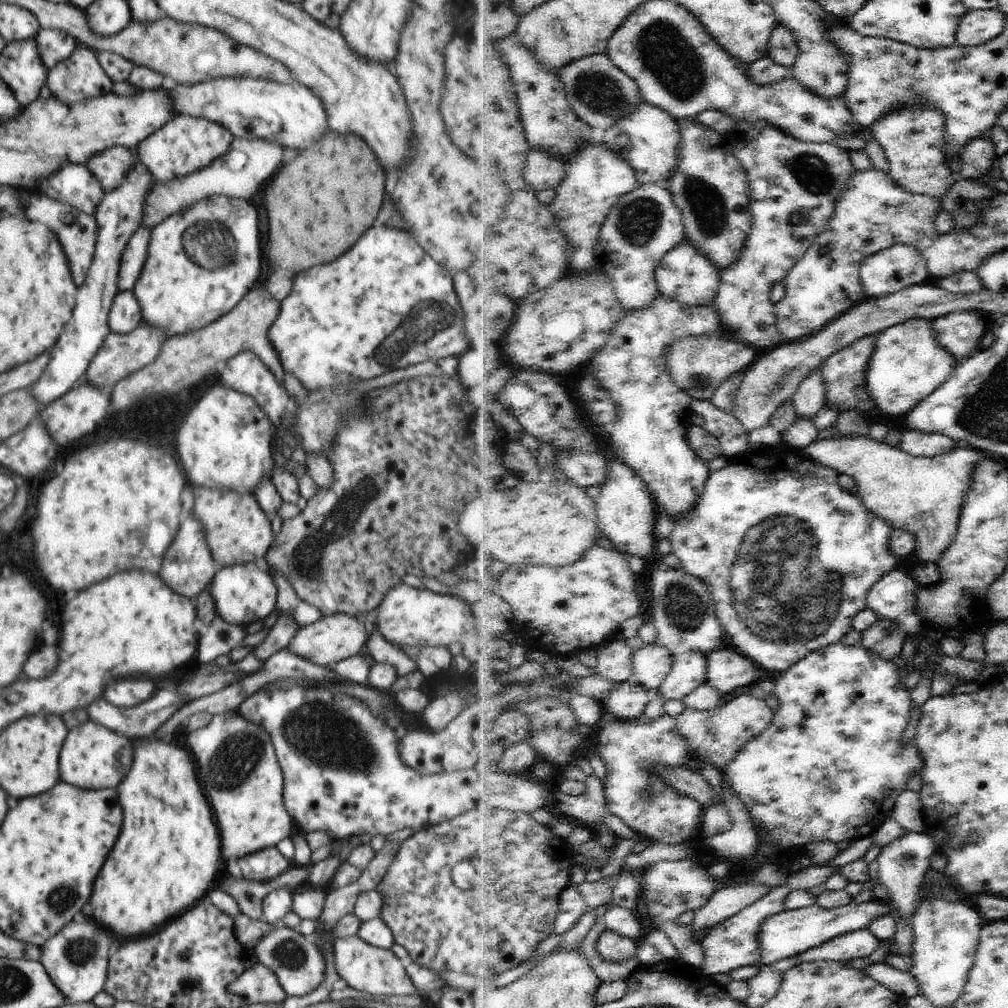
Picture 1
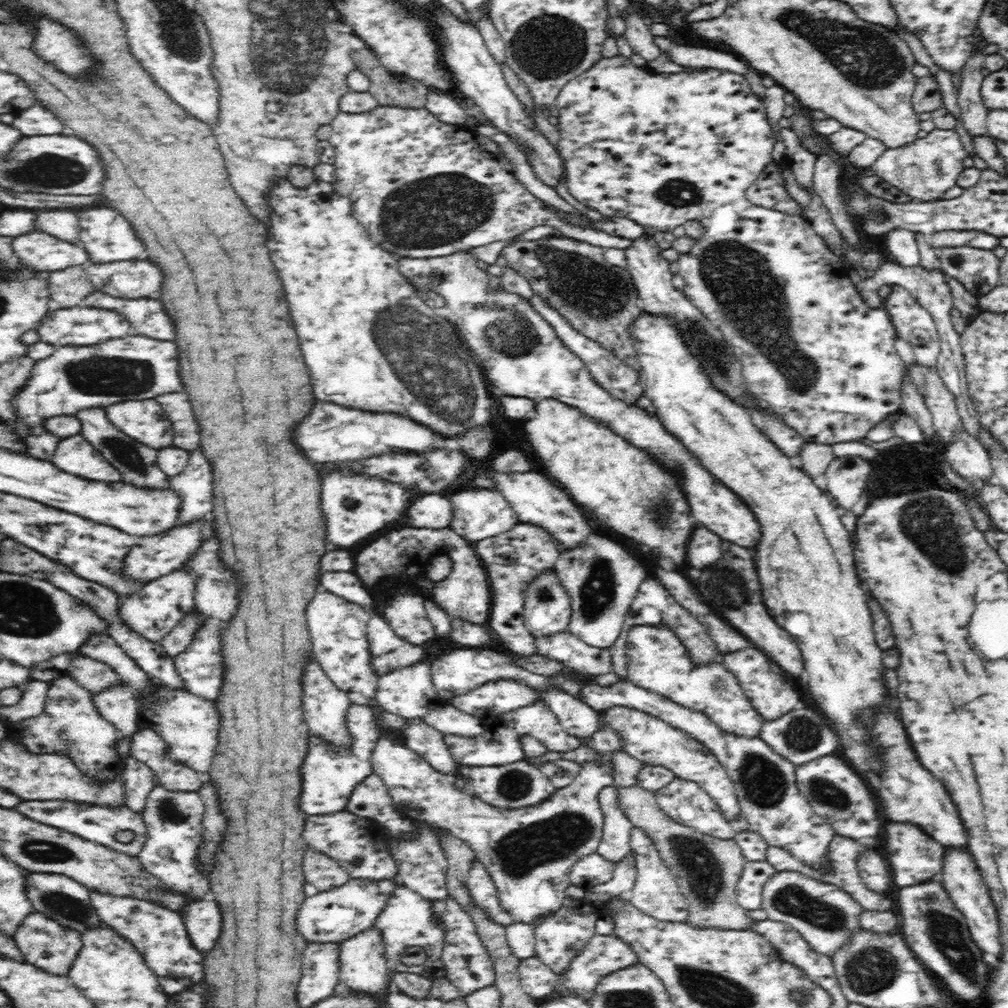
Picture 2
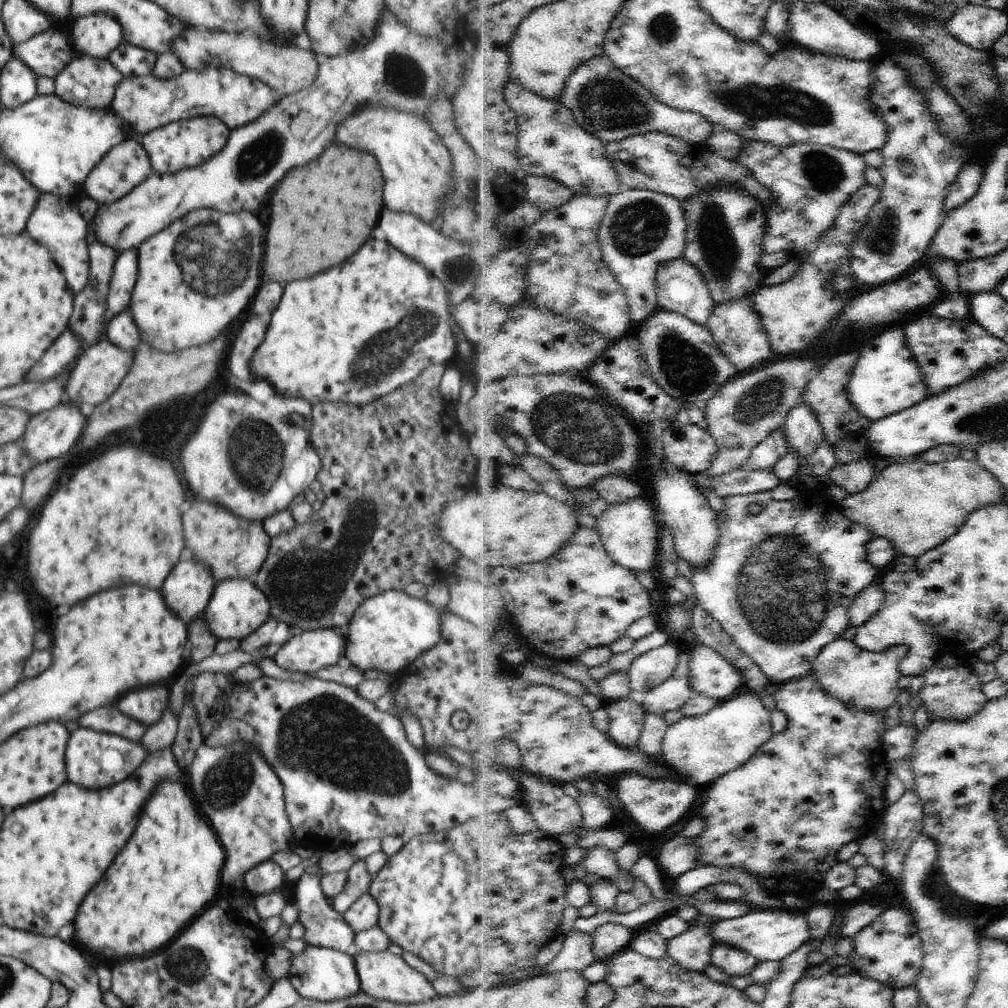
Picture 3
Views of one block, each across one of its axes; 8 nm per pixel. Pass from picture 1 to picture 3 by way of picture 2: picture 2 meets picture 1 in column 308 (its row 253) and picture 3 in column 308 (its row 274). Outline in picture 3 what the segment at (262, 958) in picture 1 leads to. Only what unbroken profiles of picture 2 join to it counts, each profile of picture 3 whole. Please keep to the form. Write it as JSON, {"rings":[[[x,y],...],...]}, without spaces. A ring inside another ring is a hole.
{"rings":[[[307,944],[306,949],[301,953],[293,953],[293,956],[289,978],[300,998],[329,1003],[354,996],[361,991],[361,982],[353,955]]]}

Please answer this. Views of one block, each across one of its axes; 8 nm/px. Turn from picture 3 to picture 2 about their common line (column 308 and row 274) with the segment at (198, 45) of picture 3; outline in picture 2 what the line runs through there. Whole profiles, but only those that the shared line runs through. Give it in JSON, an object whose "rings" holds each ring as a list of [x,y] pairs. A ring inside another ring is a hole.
{"rings":[[[72,266],[72,268],[66,268],[66,270],[50,273],[47,278],[49,282],[47,291],[52,302],[58,304],[56,308],[72,308],[72,306],[78,306],[84,300],[85,296],[88,296],[94,290],[82,270],[84,270],[84,266]]]}

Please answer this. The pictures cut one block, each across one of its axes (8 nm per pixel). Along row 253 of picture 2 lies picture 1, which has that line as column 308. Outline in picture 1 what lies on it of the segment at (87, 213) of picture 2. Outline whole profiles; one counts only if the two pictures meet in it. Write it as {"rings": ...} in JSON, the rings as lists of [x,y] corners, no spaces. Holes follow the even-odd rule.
{"rings":[[[218,78],[216,80],[208,80],[208,82],[200,82],[200,84],[170,84],[166,94],[172,94],[170,102],[174,106],[174,112],[177,114],[185,114],[193,117],[204,117],[215,123],[221,124],[224,128],[228,128],[230,132],[238,138],[262,138],[282,144],[282,148],[290,148],[290,150],[302,150],[308,148],[312,144],[312,140],[322,134],[328,128],[328,116],[324,110],[322,100],[304,84],[296,84],[296,82],[288,82],[288,84],[278,84],[278,82],[270,82],[270,80],[254,80],[254,78]]]}

